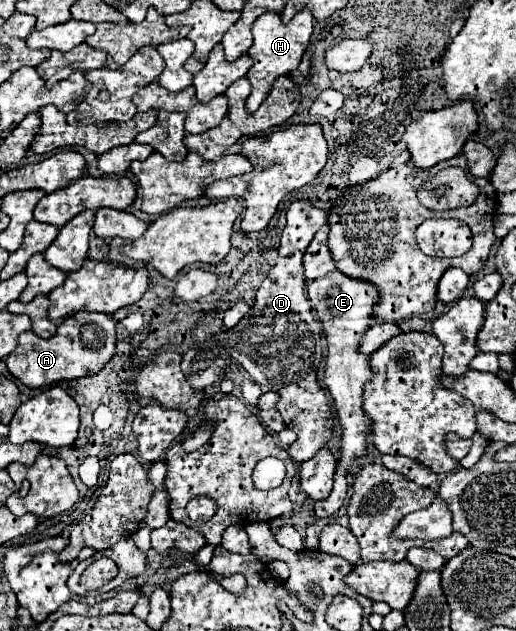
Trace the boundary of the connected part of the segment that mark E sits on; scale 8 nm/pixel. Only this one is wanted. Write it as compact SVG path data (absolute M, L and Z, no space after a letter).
M334 270L310 282L308 298L312 300L318 312L318 318L322 322L322 328L326 332L326 338L328 338L328 360L324 368L324 386L332 394L332 400L334 400L334 406L338 410L340 424L344 430L342 448L340 448L342 458L336 468L334 488L326 500L320 500L314 504L316 518L330 518L344 504L346 490L348 490L348 484L346 484L348 468L354 464L354 460L358 460L358 456L366 452L366 436L370 432L370 418L362 410L362 392L364 392L364 384L372 376L372 370L370 370L368 356L358 354L358 340L362 338L362 332L366 332L366 328L370 328L370 324L374 322L372 310L378 300L378 292L374 284L364 282L364 280L350 280L348 276L342 276L338 270Z

